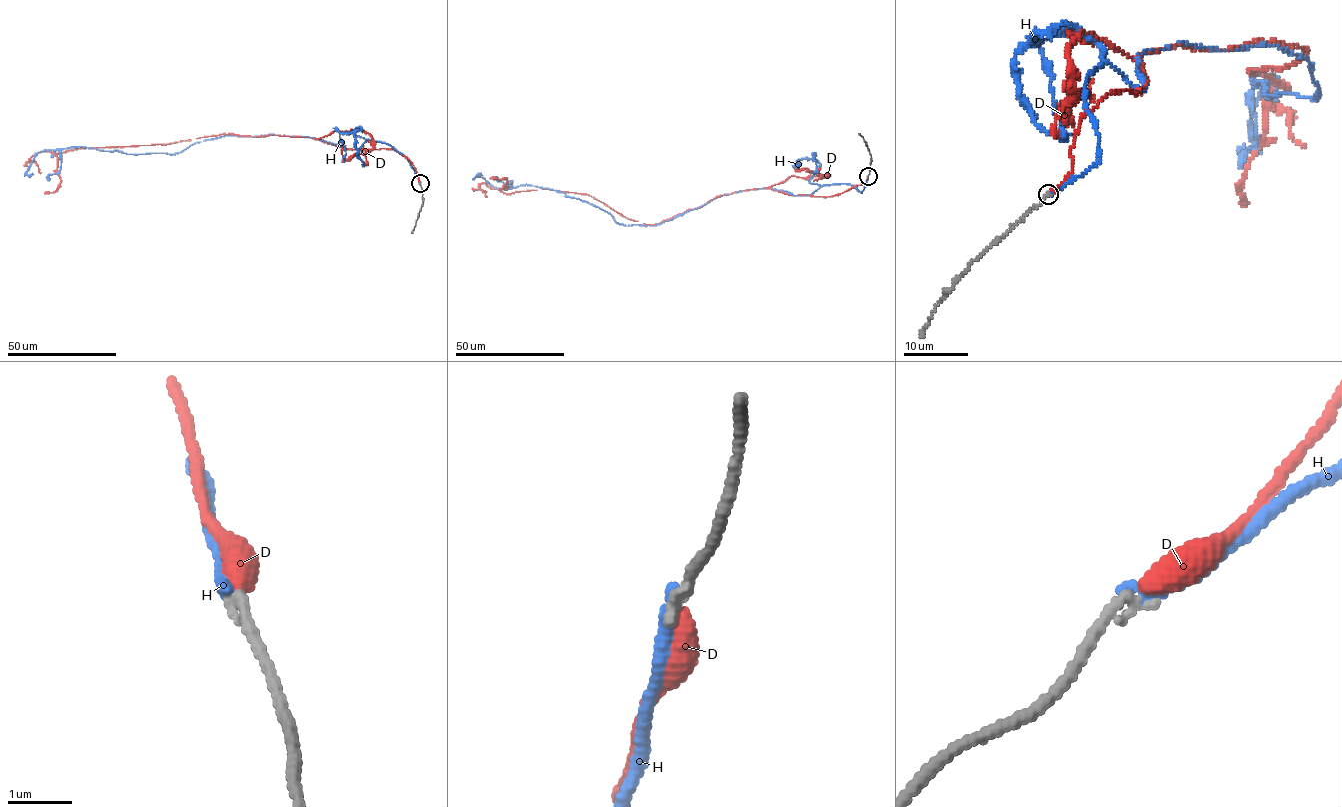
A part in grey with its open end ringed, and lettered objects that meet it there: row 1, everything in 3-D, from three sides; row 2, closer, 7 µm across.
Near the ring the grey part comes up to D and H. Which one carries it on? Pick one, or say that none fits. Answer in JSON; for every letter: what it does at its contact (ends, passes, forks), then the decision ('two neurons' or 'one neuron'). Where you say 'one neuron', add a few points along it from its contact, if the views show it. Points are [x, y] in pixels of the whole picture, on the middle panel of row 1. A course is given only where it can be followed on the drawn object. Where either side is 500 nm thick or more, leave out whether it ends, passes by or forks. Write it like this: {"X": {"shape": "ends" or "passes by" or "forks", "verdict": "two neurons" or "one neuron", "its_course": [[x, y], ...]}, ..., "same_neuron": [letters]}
{"D": {"shape": "ends", "verdict": "one neuron", "its_course": [[868, 177], [828, 197], [770, 188], [721, 194], [654, 224], [587, 194], [504, 193], [507, 180], [489, 178]]}, "H": {"shape": "ends", "verdict": "two neurons"}, "same_neuron": ["D"]}

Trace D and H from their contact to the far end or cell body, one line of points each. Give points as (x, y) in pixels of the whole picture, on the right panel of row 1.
D: (1048, 193), (1082, 118), (1142, 92), (1140, 56), (1299, 46), (1249, 69), (1287, 87), (1245, 203)
H: (1048, 194), (1097, 160), (1089, 74), (1144, 90), (1145, 50), (1307, 57), (1313, 99), (1251, 69), (1244, 143)

